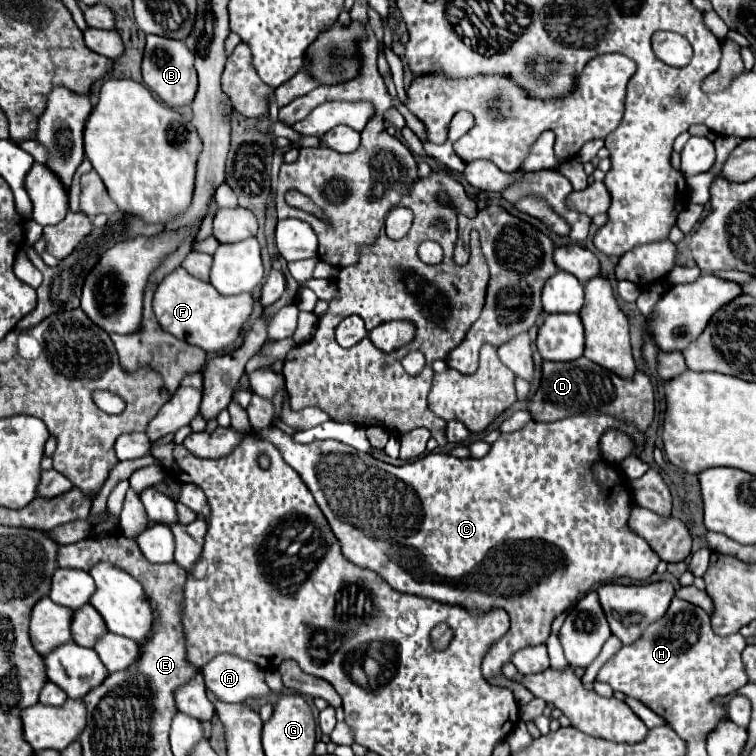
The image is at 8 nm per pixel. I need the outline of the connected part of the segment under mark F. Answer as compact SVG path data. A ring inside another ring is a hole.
M178 267L174 269L154 291L154 303L152 303L152 309L154 309L154 315L160 323L160 327L164 331L168 331L170 335L190 343L190 345L196 345L200 349L204 349L206 353L218 353L222 349L226 349L238 335L240 335L240 329L242 325L248 321L250 313L252 313L252 307L254 307L254 299L250 293L238 293L238 295L220 295L210 283L206 281L200 281L196 277L192 277L186 269Z

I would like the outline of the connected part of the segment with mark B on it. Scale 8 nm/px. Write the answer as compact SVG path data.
M146 35L146 49L142 59L142 79L146 87L156 93L166 105L182 107L190 103L198 89L198 77L194 69L194 55L186 49L184 41L174 41L160 35Z

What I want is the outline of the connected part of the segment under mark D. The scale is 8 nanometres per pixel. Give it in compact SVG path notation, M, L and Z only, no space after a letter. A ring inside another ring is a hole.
M586 357L566 363L542 361L542 381L528 405L528 413L534 421L558 421L570 415L606 413L624 421L634 421L638 429L646 431L654 419L654 391L648 375L638 369L630 379L624 379Z

